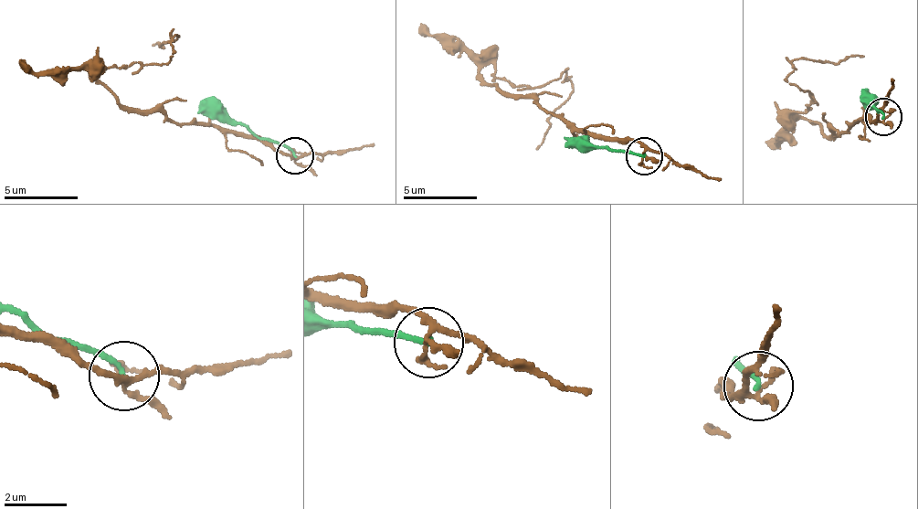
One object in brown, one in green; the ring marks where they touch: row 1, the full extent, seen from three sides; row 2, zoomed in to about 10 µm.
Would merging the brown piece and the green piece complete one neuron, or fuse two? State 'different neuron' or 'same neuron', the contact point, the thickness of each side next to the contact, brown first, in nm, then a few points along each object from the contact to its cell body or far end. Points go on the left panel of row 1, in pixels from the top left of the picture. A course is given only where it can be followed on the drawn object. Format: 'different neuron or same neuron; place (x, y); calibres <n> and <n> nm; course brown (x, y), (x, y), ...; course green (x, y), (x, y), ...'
different neuron; place (294, 155); calibres 160 and 150 nm; course brown (294, 156), (157, 112), (131, 112), (90, 72), (100, 62), (168, 63), (175, 35), (163, 48), (152, 44); course green (294, 156), (242, 125), (219, 121), (199, 102)

